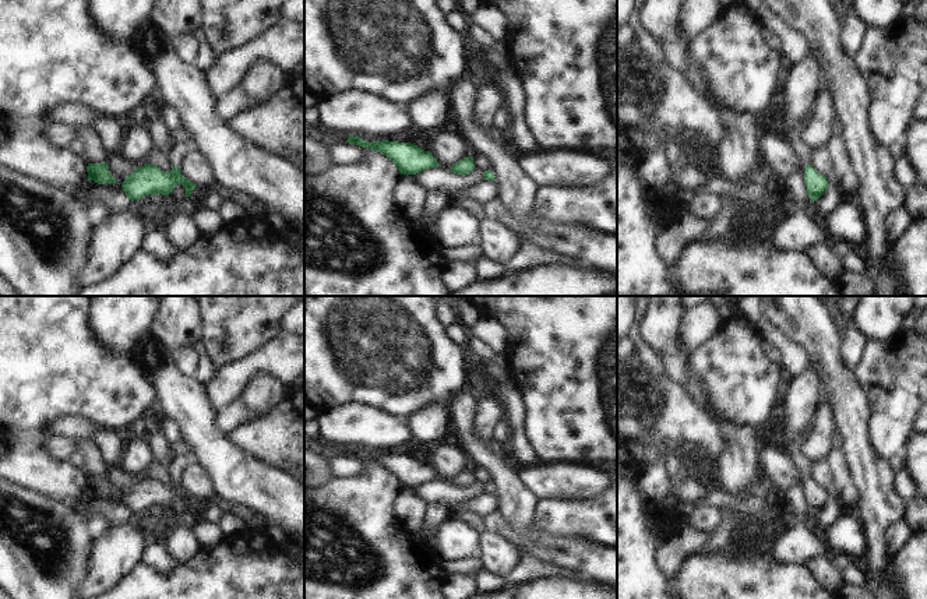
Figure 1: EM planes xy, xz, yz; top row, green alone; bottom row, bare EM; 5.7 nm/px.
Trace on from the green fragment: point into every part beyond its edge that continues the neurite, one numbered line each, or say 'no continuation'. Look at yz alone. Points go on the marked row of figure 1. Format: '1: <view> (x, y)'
1: yz (803, 150)

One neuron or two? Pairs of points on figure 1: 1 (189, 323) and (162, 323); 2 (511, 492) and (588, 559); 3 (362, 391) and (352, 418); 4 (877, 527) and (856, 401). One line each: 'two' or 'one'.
1: one
2: two
3: two
4: one

